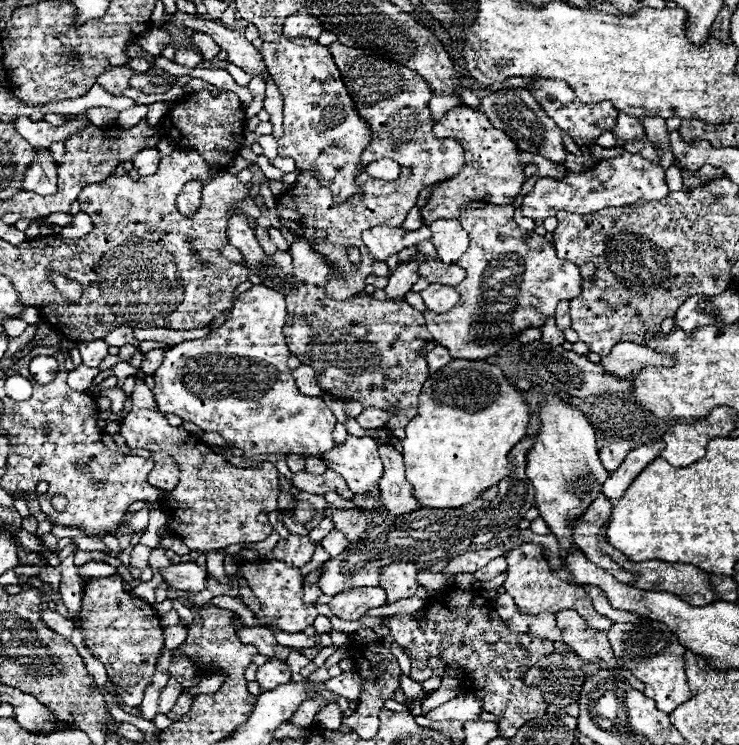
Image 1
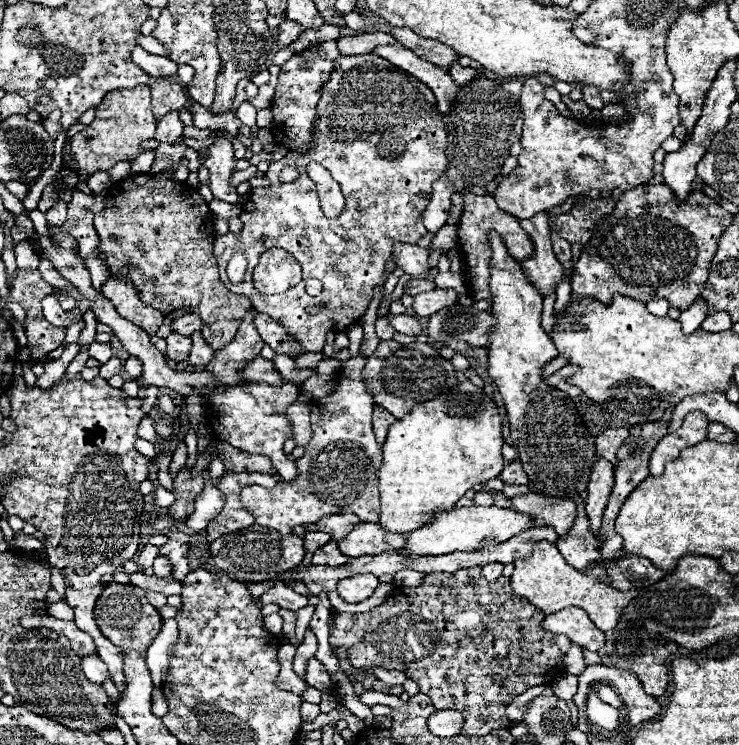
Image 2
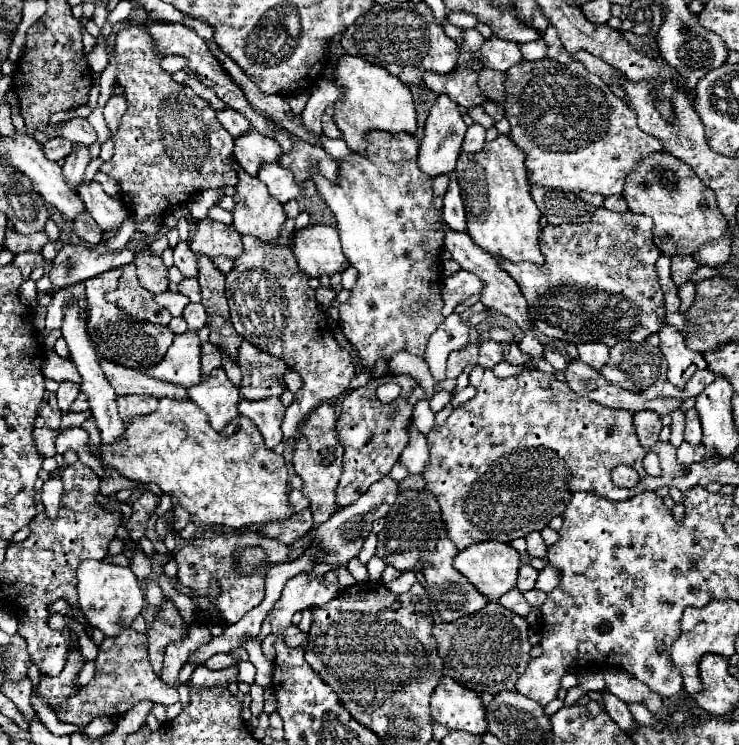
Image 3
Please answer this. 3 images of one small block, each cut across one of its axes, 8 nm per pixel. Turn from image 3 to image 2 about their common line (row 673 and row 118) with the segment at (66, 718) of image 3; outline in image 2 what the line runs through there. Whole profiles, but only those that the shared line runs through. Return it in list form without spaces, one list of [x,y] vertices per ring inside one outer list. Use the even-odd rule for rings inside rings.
[[[140,84],[136,88],[112,90],[104,96],[100,106],[96,106],[94,122],[72,138],[72,158],[76,160],[72,168],[76,172],[94,174],[98,170],[110,170],[120,160],[136,160],[144,152],[140,144],[154,140],[154,132],[156,120],[150,110],[150,88]]]

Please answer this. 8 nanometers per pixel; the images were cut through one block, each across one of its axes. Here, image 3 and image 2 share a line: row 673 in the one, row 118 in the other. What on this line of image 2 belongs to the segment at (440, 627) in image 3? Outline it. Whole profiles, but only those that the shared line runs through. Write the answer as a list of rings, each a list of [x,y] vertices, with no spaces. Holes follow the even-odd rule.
[[[478,74],[470,84],[460,86],[450,112],[444,116],[448,134],[448,170],[434,182],[434,192],[428,208],[424,210],[424,226],[428,232],[438,232],[446,224],[450,210],[450,196],[468,186],[486,186],[500,174],[500,166],[510,152],[510,146],[522,136],[522,108],[520,108],[522,82],[496,82]]]

